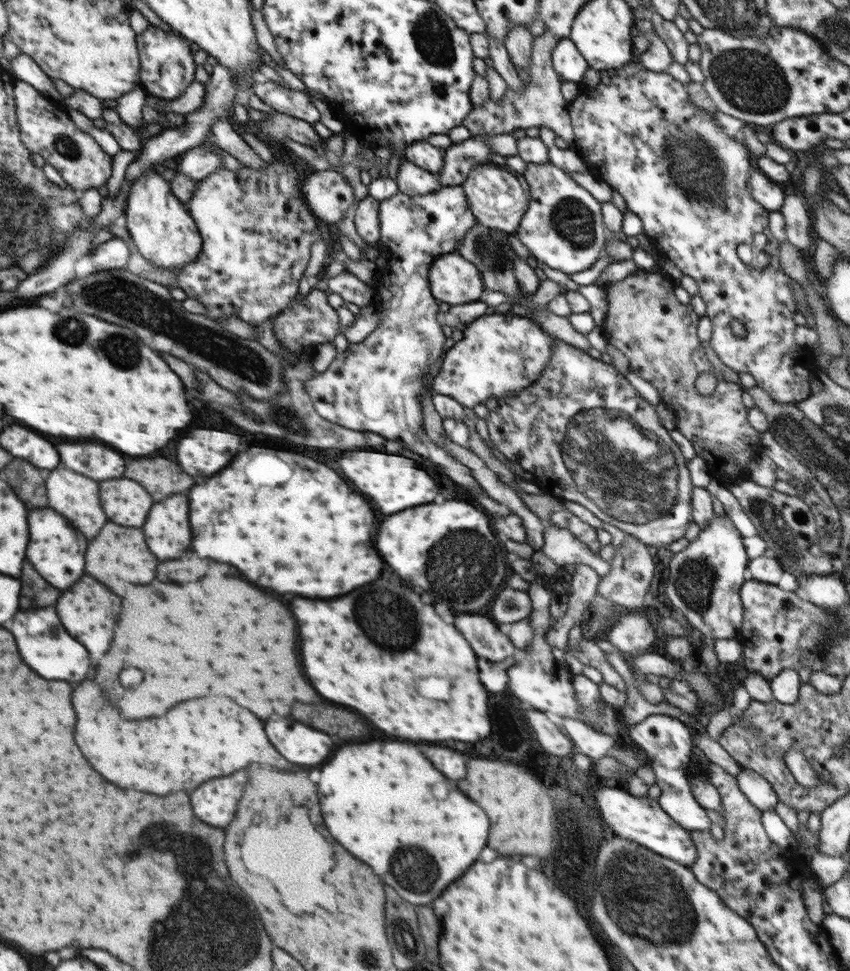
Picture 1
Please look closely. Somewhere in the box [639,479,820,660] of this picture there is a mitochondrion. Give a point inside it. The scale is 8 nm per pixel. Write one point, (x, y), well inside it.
(695, 582)

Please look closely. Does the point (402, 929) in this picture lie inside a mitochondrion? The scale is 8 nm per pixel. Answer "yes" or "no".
yes

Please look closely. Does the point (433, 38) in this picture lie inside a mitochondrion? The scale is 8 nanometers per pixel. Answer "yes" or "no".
yes

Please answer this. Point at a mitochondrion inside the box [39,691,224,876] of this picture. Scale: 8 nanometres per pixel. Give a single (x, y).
(193, 849)

